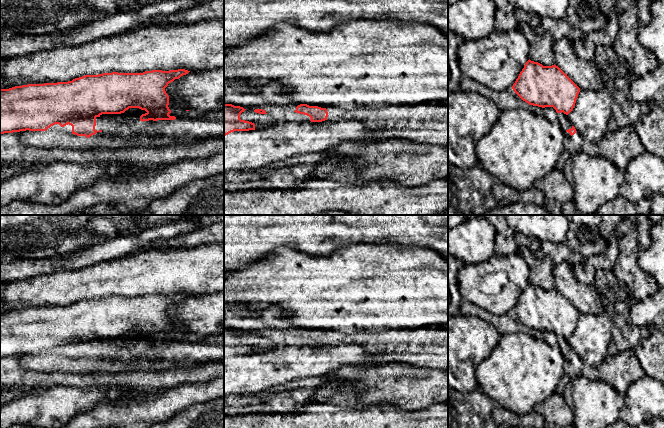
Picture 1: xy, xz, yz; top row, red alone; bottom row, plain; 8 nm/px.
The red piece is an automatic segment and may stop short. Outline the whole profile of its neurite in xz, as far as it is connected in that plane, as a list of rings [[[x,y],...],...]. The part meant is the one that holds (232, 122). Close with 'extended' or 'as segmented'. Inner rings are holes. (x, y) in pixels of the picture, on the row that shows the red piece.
[[[224,104],[224,136],[234,131],[255,130],[255,124],[241,120],[240,115],[246,109],[232,104]]] | as segmented

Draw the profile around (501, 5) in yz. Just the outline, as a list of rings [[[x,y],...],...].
[[[491,0],[496,6],[497,10],[501,10],[505,13],[513,13],[514,7],[508,2],[508,0]]]

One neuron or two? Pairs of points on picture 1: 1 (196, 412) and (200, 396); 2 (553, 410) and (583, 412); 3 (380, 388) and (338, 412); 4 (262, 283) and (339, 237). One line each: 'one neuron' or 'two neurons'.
1: two neurons
2: two neurons
3: two neurons
4: two neurons

